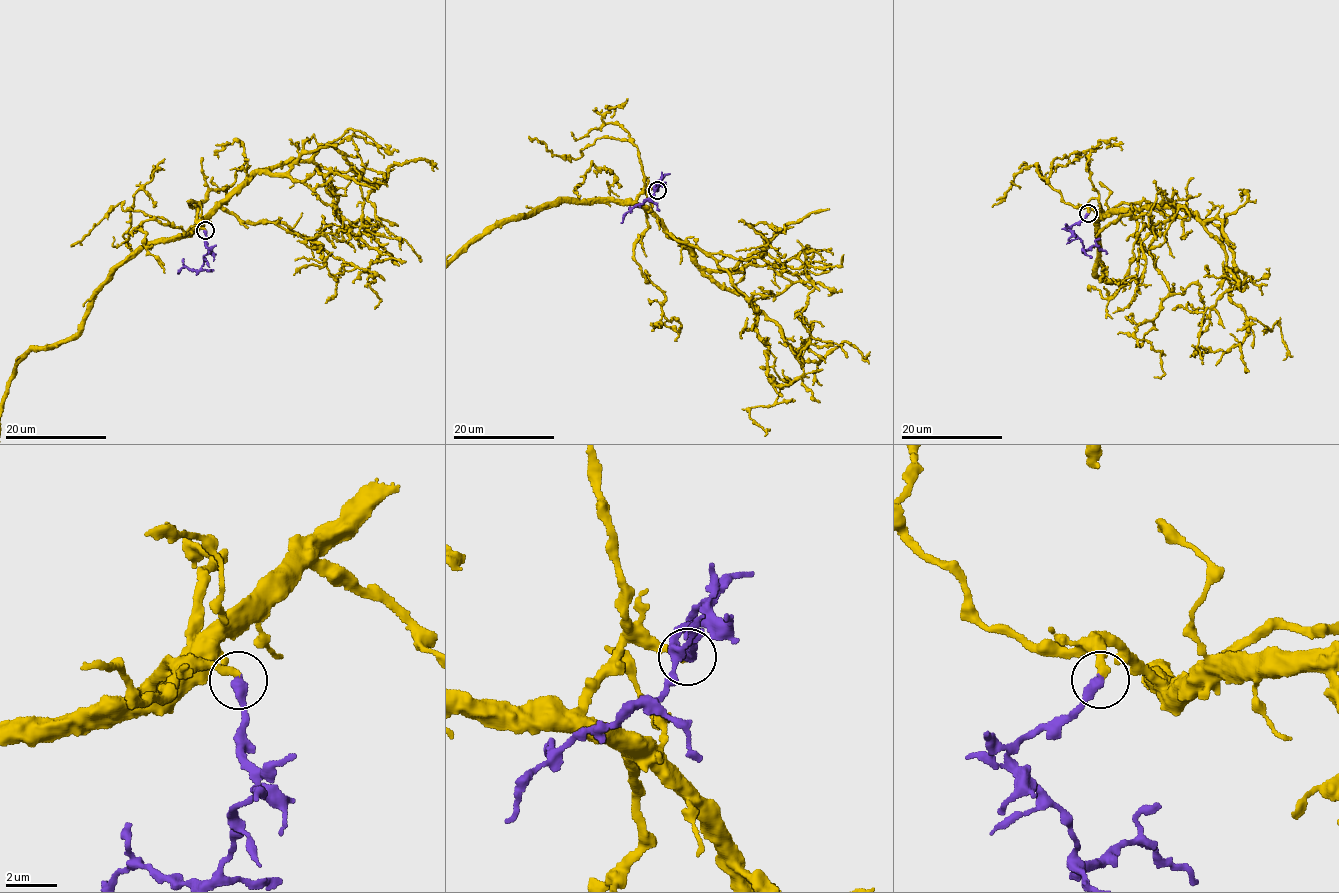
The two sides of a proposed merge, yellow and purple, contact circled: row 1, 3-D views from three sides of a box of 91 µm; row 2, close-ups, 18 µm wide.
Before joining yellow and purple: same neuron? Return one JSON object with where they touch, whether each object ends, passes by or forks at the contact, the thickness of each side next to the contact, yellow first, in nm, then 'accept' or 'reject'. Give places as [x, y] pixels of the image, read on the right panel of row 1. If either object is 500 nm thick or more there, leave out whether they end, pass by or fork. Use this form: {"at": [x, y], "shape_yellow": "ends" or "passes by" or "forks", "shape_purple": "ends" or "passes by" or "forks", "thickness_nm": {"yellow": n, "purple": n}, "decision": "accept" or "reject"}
{"at": [1088, 213], "shape_yellow": "ends", "shape_purple": "ends", "thickness_nm": {"yellow": 320, "purple": 400}, "decision": "accept"}

